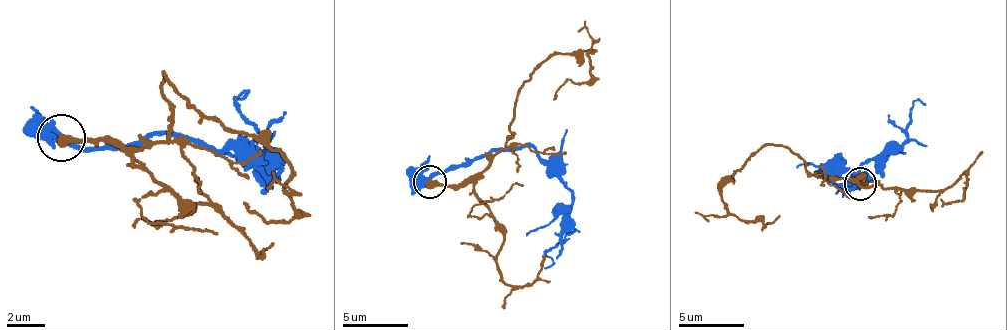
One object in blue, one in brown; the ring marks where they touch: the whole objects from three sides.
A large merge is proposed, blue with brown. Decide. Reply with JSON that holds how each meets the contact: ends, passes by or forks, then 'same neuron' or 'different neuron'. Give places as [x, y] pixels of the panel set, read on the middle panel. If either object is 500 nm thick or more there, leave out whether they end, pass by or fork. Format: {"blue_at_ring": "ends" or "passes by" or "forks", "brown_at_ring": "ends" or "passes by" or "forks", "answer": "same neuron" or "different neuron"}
{"answer": "different neuron"}

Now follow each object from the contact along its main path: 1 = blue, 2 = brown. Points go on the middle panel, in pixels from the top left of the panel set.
1: (430, 180), (494, 151), (531, 147), (547, 171), (568, 189), (571, 223), (546, 253), (553, 261), (543, 267)
2: (430, 180), (469, 185), (510, 138), (519, 92), (552, 55), (595, 50), (585, 81), (566, 79), (552, 100)

